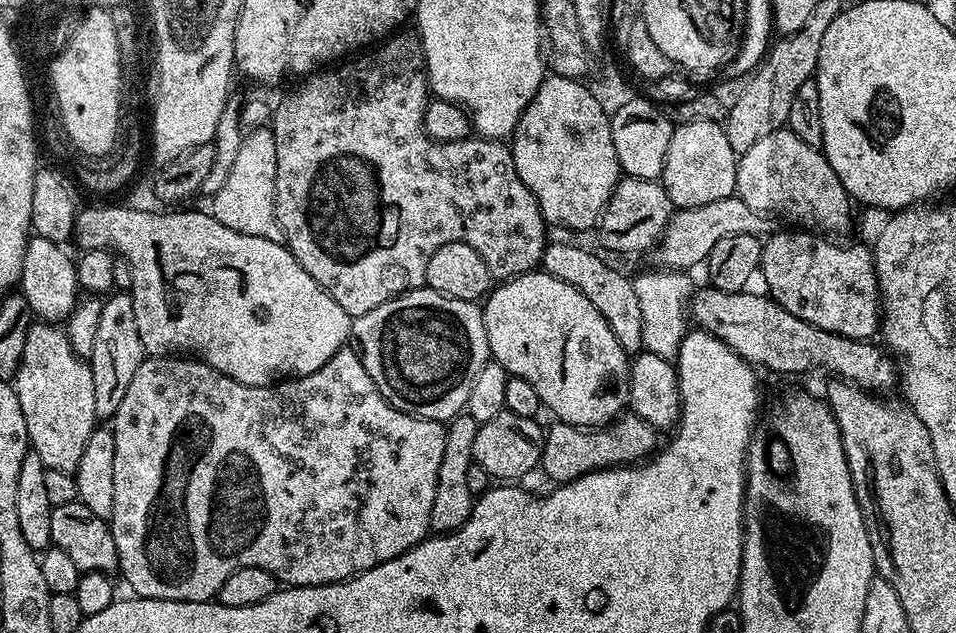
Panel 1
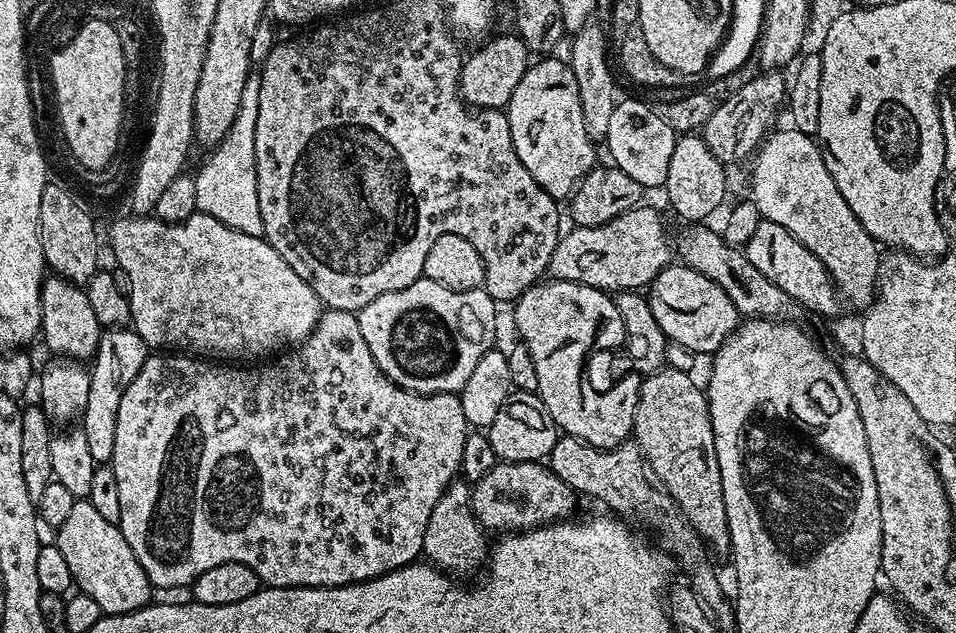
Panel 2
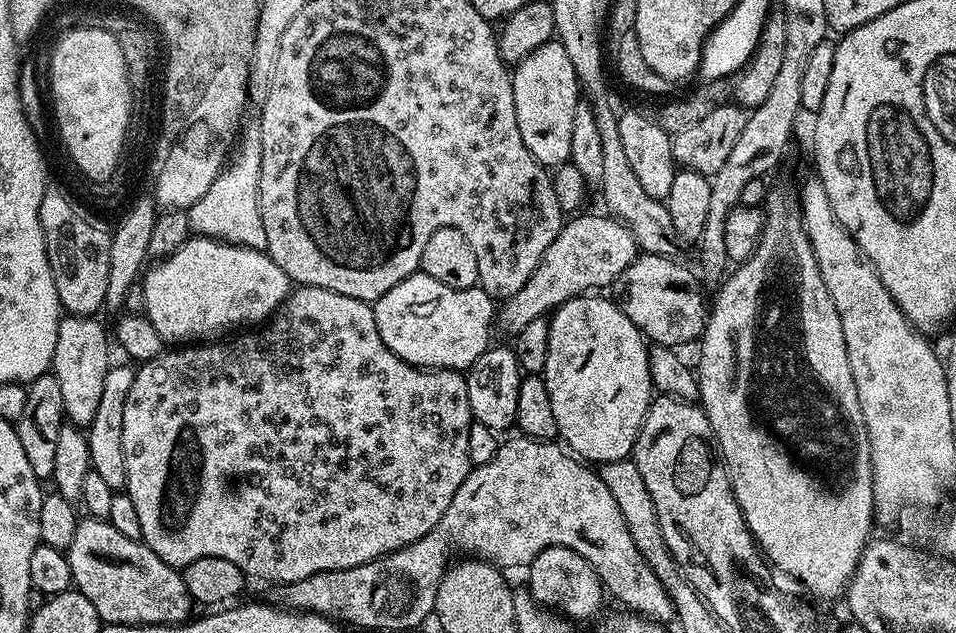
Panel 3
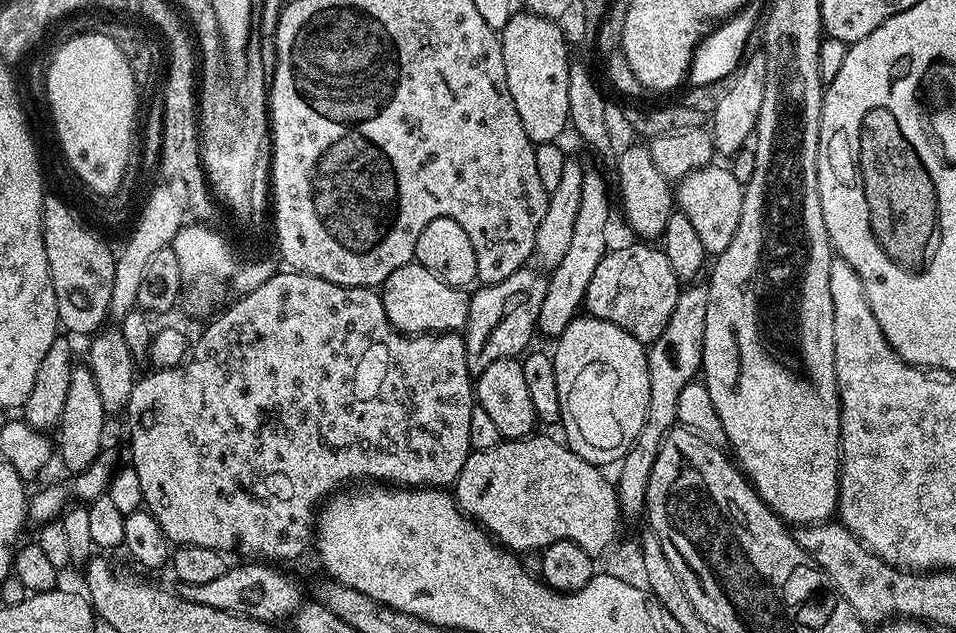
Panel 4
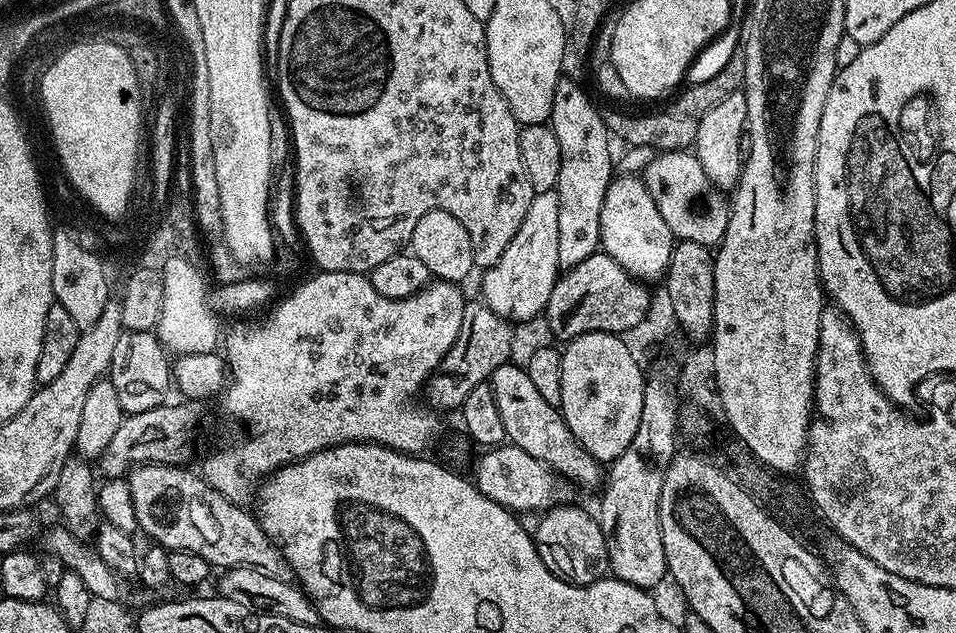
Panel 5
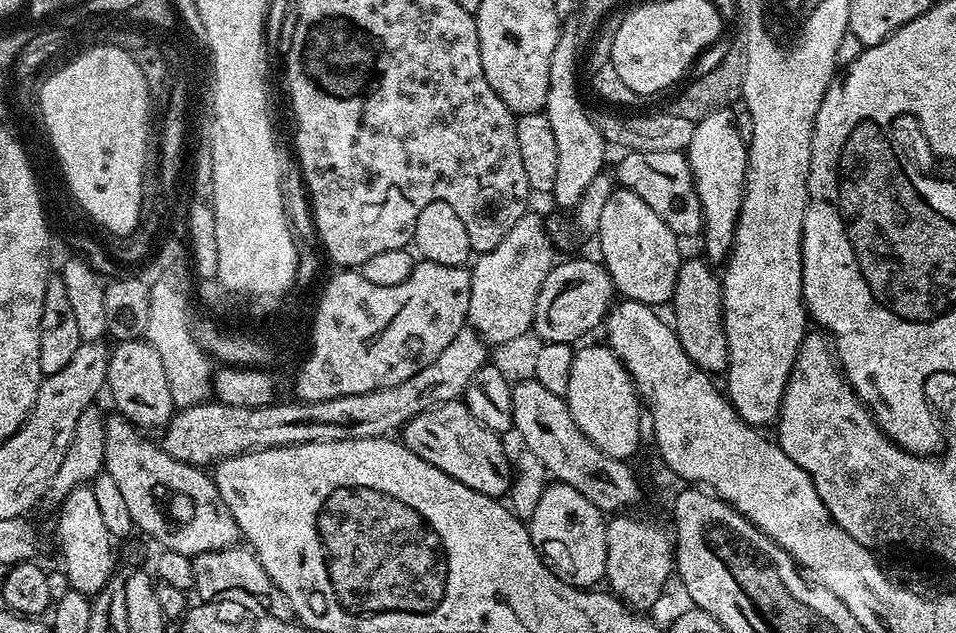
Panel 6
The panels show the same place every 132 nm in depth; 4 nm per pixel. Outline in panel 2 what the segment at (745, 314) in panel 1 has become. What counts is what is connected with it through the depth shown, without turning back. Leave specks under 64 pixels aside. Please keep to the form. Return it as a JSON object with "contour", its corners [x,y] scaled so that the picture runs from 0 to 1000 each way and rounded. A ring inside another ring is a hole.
{"contour":[[[710,414],[700,415],[692,425],[682,441],[676,466],[680,490],[684,490],[684,502],[688,515],[692,515],[695,529],[702,542],[714,547],[719,556],[748,559],[776,506],[768,477],[764,477],[759,458],[755,458],[751,445],[743,445],[738,433],[730,433],[730,427],[722,427]]]}

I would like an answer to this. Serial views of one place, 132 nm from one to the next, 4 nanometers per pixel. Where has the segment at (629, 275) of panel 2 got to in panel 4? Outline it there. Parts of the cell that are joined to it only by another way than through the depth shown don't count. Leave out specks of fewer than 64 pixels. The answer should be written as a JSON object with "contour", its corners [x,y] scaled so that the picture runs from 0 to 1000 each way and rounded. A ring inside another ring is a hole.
{"contour":[[[549,420],[525,445],[497,457],[498,468],[496,461],[490,482],[490,509],[483,524],[491,588],[498,578],[504,585],[504,578],[513,578],[522,569],[535,569],[553,555],[552,542],[556,537],[556,524],[559,531],[562,523],[561,504],[567,490],[567,471],[571,471],[572,450],[568,428]]]}

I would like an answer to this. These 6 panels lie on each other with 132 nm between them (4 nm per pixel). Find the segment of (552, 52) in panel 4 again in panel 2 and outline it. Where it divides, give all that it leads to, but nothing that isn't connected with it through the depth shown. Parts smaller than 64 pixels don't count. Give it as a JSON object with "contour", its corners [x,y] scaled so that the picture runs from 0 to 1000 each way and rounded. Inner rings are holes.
{"contour":[[[565,92],[562,98],[553,100],[552,109],[546,120],[546,126],[538,141],[529,175],[533,193],[533,218],[538,218],[538,237],[542,250],[546,250],[546,262],[554,269],[559,288],[571,300],[584,319],[590,319],[601,303],[607,292],[607,284],[624,264],[624,229],[613,212],[613,193],[609,190],[609,161],[605,155],[605,130],[600,123],[600,111],[597,100],[586,95],[573,95],[577,92]]]}

